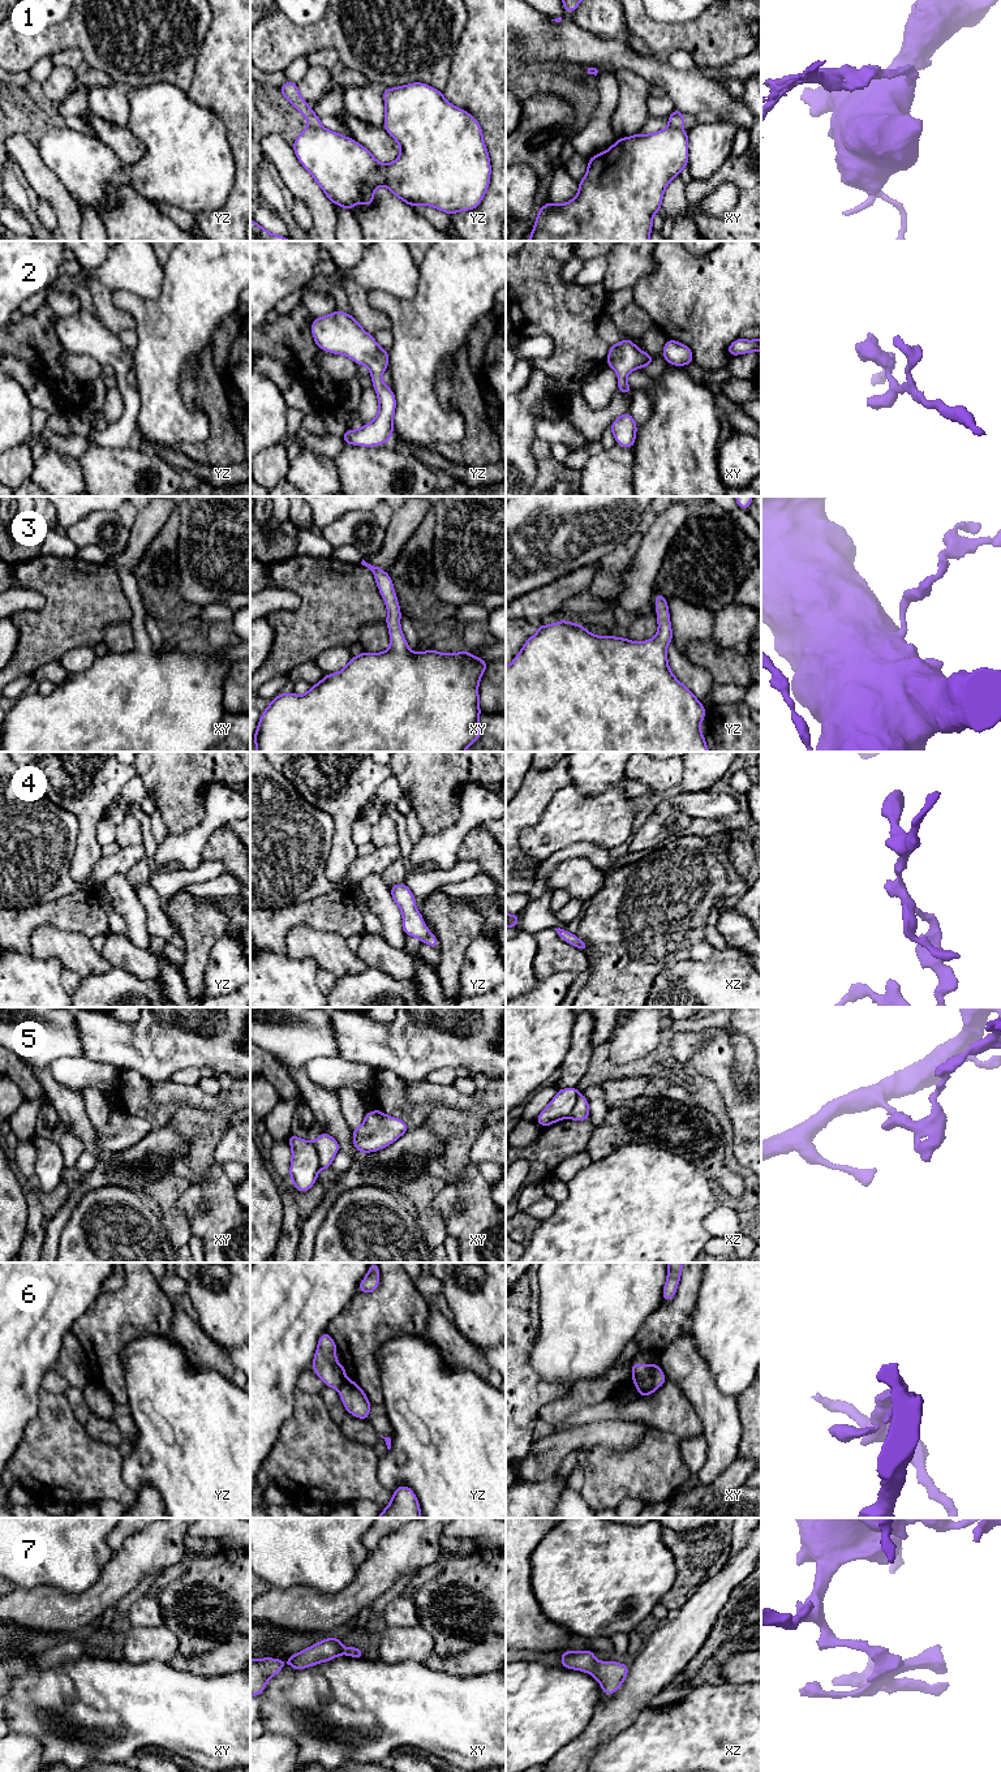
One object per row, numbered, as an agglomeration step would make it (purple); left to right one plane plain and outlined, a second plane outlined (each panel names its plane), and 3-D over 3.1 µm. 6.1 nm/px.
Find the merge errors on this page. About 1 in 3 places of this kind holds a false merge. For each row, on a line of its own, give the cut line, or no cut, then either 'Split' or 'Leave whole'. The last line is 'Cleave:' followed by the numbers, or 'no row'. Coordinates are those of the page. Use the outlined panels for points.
1: Split along yz (309, 125), (321, 127). Split
2: No split. Leave whole
3: No split. Leave whole
4: No split. Leave whole
5: Split along xy (313, 1143), (321, 1168). Split
6: Split along xy (657, 1388), (639, 1389). Split
7: No split. Leave whole
Cleave: 1, 5, 6

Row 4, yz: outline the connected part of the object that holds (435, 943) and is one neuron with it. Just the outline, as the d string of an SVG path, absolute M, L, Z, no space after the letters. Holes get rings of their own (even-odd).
M398 883L390 887L394 902L401 911L403 930L405 936L416 937L422 943L429 943L431 947L439 947L439 941L424 924L424 917L416 908L413 893L405 883Z

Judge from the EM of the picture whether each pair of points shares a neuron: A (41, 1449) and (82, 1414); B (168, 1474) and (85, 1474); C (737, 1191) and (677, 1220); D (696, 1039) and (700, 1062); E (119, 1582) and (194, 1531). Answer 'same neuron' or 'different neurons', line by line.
A: different neurons
B: different neurons
C: different neurons
D: different neurons
E: different neurons

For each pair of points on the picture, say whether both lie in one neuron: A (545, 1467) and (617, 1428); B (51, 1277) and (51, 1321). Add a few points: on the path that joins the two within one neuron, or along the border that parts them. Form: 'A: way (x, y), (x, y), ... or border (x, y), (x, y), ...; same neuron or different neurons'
A: way (561, 1449), (571, 1439), (598, 1433); same neuron
B: way (51, 1287), (51, 1311); same neuron

